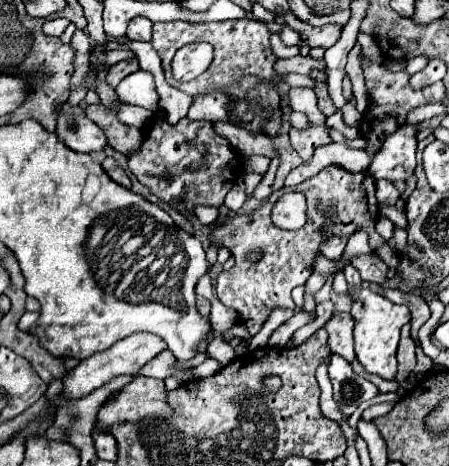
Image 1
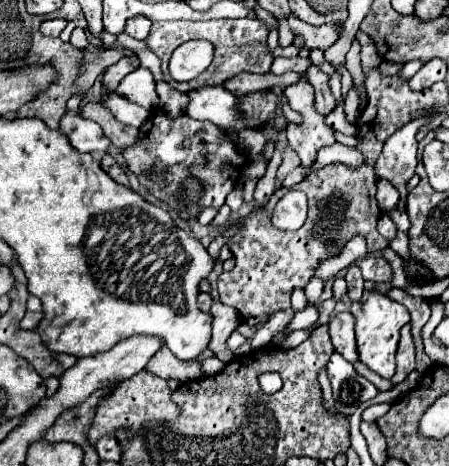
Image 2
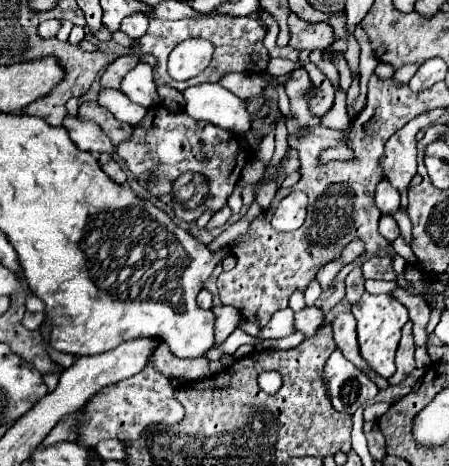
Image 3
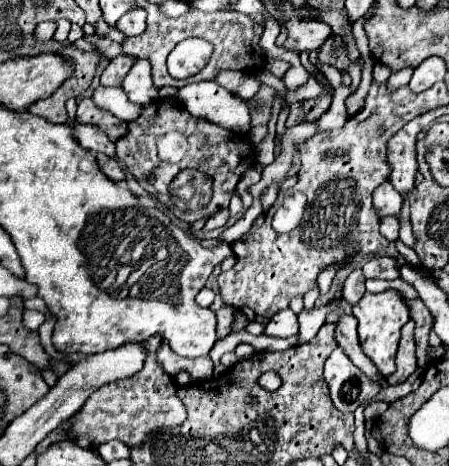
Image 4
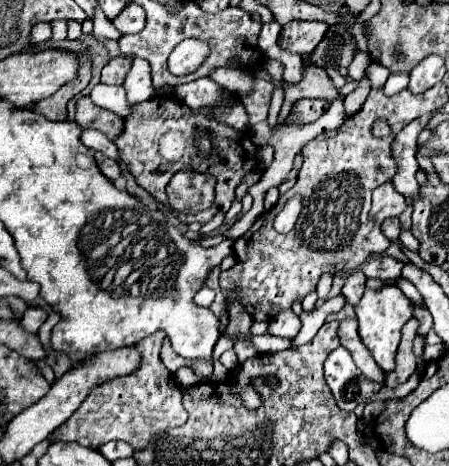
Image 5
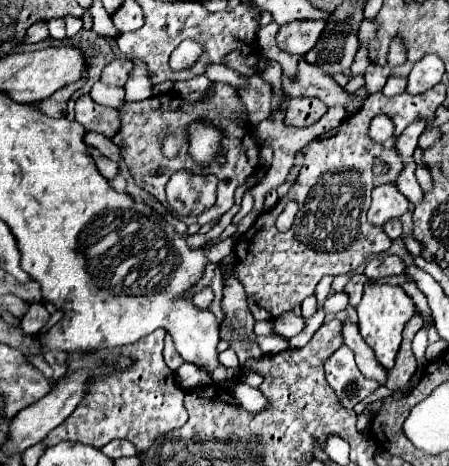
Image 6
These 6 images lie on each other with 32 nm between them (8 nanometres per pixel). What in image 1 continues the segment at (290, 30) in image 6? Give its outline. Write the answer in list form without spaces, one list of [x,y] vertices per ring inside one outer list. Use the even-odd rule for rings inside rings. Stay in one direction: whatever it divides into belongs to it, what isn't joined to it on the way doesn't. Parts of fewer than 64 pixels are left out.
[[[294,16],[290,18],[288,26],[292,30],[300,32],[302,40],[306,40],[310,46],[322,46],[322,48],[334,46],[342,34],[342,26],[338,26],[338,24],[326,24],[326,26],[316,28],[316,26],[310,26],[310,24],[294,18]]]

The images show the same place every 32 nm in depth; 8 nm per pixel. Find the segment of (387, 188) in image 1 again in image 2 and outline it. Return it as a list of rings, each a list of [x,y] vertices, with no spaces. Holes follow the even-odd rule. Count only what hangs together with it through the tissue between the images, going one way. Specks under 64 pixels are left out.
[[[378,180],[376,200],[378,200],[382,210],[392,210],[392,208],[396,208],[396,204],[400,200],[400,194],[398,194],[398,190],[388,180]]]

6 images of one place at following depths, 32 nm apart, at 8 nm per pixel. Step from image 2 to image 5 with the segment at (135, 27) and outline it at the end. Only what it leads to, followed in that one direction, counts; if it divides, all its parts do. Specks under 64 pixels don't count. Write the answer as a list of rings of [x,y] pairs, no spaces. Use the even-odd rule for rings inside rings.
[[[130,4],[118,18],[116,18],[116,28],[122,32],[122,34],[138,34],[140,28],[144,28],[146,24],[146,12],[144,8],[140,8],[138,4]]]

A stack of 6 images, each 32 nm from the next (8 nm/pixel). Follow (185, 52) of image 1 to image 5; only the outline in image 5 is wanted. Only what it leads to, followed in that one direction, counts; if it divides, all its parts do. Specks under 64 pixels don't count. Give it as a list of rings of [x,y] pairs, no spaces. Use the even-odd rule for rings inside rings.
[[[188,38],[172,50],[167,62],[168,70],[174,76],[186,76],[196,68],[200,68],[202,62],[208,58],[208,54],[210,54],[210,46],[207,42]]]

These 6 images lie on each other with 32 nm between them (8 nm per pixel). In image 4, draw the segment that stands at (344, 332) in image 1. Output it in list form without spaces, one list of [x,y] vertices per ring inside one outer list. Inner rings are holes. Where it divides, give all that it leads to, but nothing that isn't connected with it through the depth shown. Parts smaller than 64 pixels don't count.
[[[342,314],[336,322],[336,342],[346,352],[346,356],[372,380],[380,380],[380,374],[376,368],[372,368],[372,362],[362,354],[358,332],[356,332],[356,318],[352,314]]]

